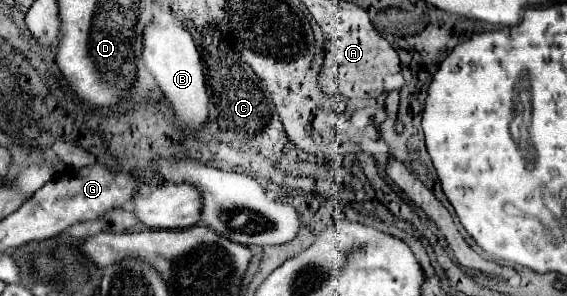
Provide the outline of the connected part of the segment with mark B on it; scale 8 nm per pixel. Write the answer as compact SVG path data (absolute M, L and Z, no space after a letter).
M171 20L169 26L163 26L159 22L151 22L145 26L143 60L147 64L147 70L153 74L159 88L171 102L177 118L187 128L203 126L207 122L207 104L209 104L209 96L205 94L205 82L203 82L203 66L191 34L183 28L179 20Z

